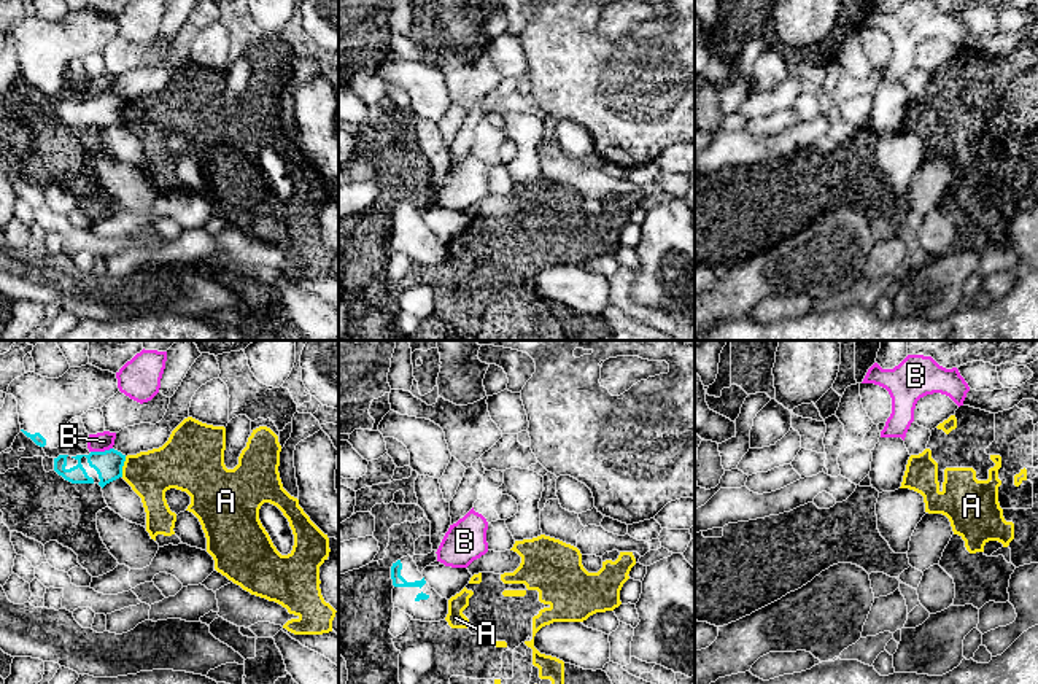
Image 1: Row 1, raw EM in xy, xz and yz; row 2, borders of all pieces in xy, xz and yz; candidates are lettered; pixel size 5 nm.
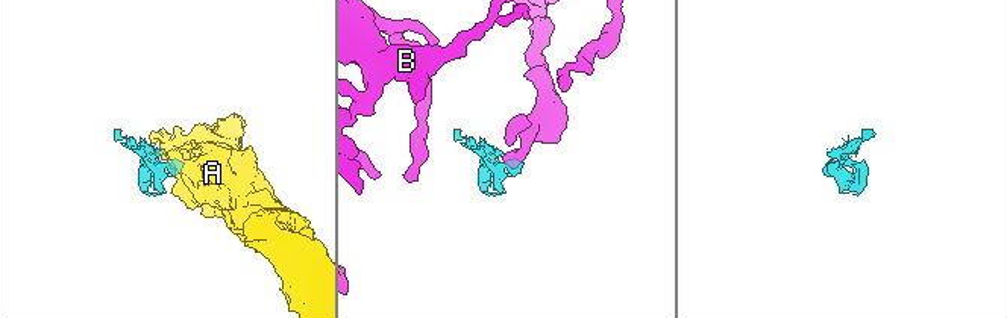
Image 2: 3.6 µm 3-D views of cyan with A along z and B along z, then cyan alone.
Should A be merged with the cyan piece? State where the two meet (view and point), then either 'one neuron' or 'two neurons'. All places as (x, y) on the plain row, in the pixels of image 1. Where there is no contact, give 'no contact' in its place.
contact xy (121, 110); two neurons

